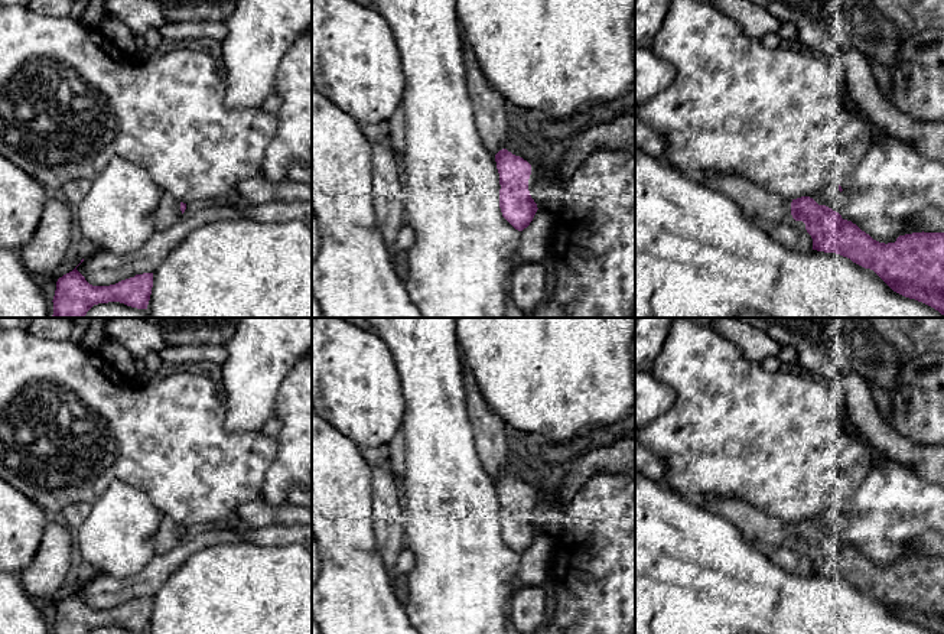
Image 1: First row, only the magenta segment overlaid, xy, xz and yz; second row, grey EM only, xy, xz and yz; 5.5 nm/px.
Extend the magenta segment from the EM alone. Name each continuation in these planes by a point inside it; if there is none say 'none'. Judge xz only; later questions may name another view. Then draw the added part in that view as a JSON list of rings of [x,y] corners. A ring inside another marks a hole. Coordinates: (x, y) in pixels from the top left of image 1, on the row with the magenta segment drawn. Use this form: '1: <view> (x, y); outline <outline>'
1: xz (491, 111); outline [[[463,42],[466,85],[473,108],[473,123],[484,146],[495,156],[511,118],[511,107],[484,75],[473,49]]]

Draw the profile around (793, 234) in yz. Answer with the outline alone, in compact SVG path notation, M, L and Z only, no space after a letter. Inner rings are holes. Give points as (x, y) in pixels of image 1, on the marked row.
M803 221L777 222L771 227L771 235L785 248L808 253L813 250L813 238L805 230Z

